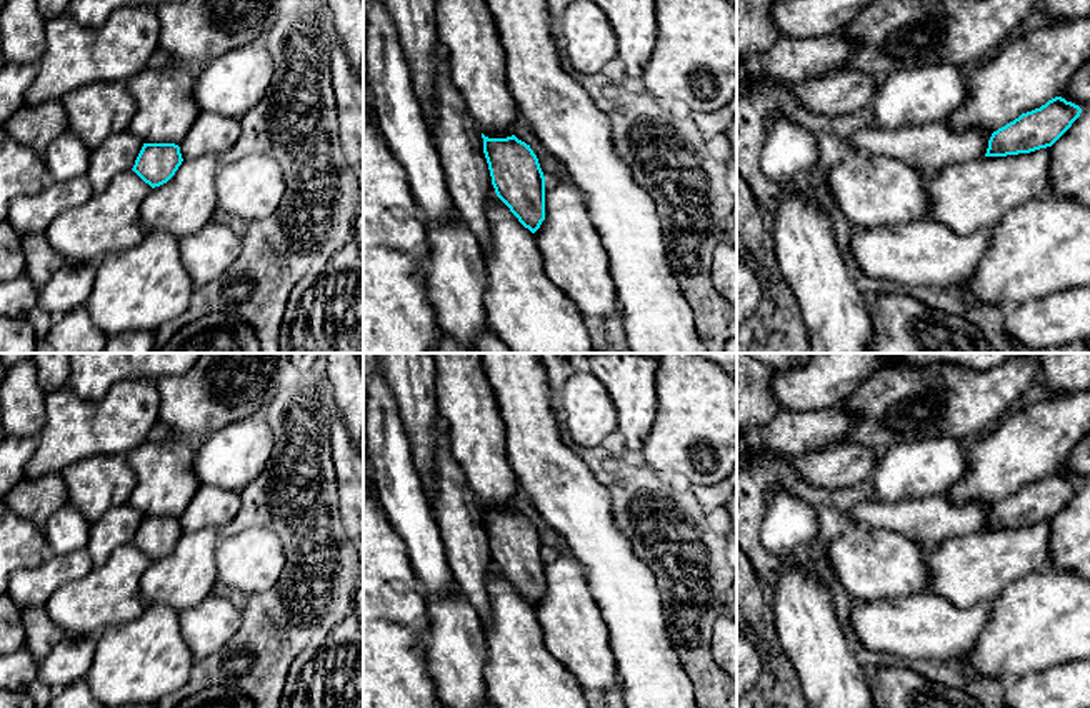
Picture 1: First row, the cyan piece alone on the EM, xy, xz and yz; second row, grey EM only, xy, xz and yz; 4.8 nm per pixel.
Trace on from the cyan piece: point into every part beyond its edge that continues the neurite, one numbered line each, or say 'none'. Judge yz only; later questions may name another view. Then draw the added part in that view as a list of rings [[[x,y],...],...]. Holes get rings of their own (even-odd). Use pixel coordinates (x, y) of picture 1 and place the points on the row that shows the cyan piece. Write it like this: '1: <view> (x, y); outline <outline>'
none

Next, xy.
none

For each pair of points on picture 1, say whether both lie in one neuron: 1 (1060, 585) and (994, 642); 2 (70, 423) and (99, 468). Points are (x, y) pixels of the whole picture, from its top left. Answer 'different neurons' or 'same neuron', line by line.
1: same neuron
2: different neurons

